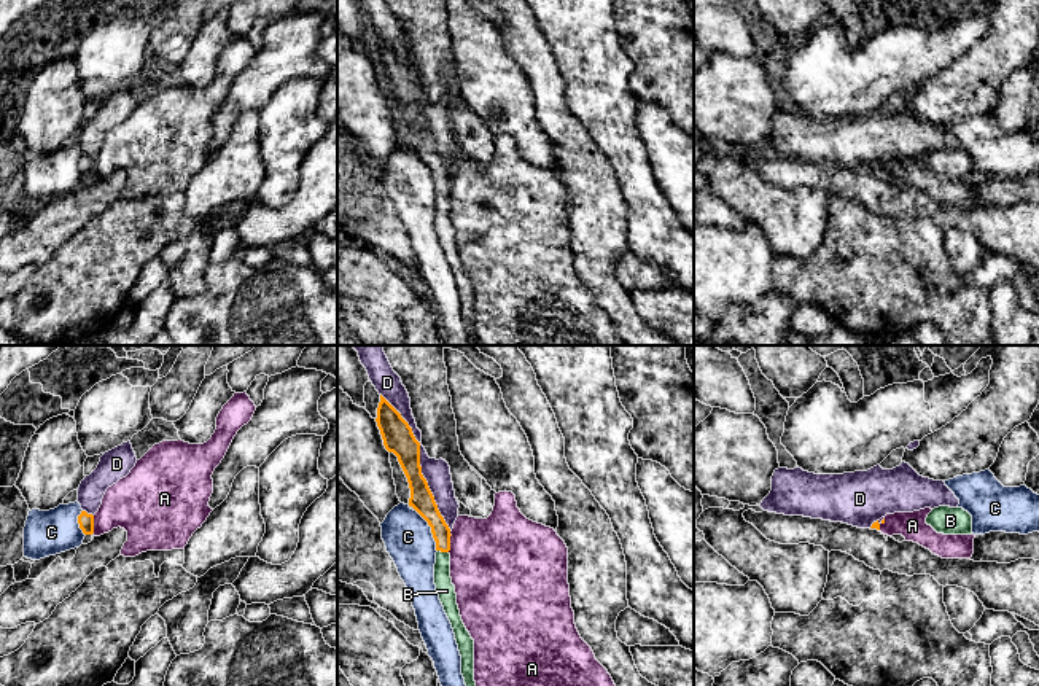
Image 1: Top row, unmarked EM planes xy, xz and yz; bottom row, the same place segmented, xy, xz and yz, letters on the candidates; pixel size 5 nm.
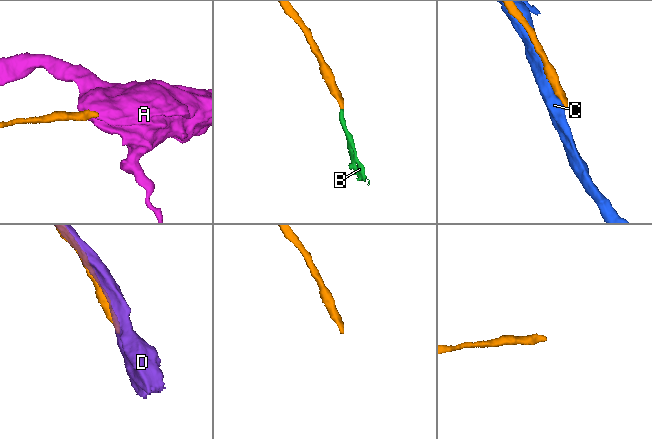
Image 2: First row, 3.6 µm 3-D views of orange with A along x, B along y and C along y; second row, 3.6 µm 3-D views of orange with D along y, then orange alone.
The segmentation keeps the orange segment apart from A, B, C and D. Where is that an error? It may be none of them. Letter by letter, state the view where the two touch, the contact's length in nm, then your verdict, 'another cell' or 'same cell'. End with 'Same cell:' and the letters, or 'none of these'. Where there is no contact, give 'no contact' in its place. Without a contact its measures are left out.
A: xz | 110 nm | another cell
B: xz | 60 nm | same cell
C: xz | 240 nm | another cell
D: xz | 800 nm | another cell
Same cell: B

